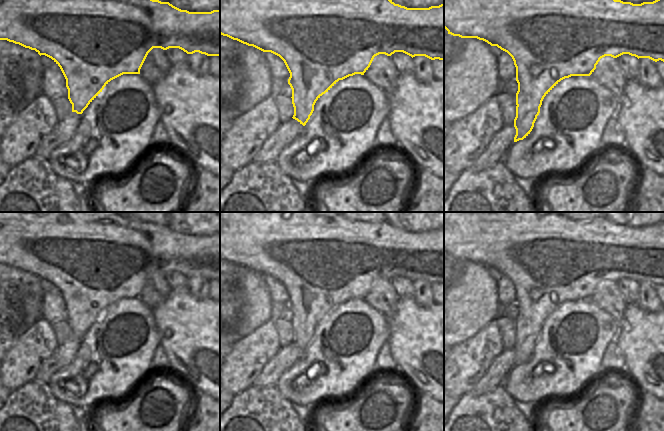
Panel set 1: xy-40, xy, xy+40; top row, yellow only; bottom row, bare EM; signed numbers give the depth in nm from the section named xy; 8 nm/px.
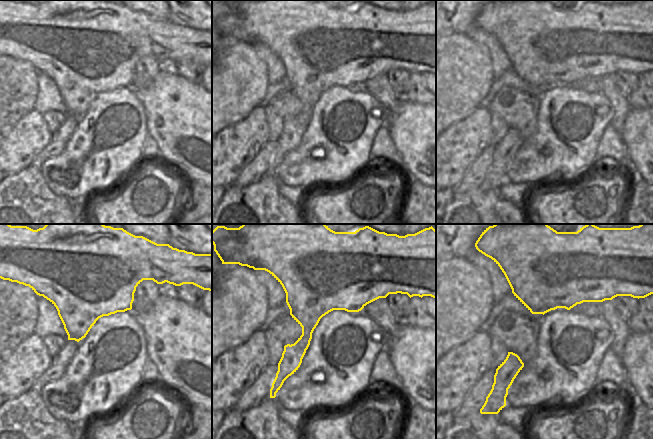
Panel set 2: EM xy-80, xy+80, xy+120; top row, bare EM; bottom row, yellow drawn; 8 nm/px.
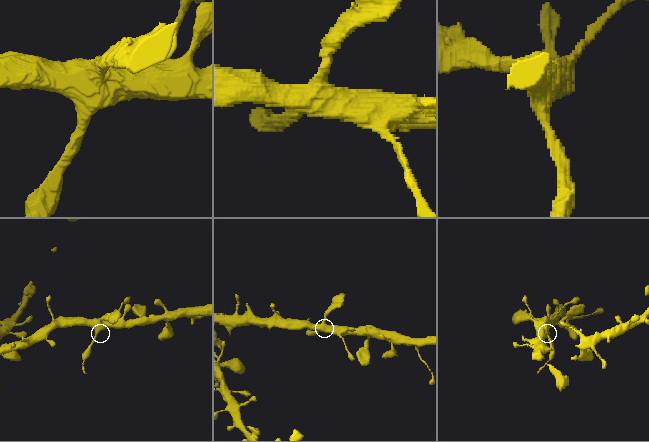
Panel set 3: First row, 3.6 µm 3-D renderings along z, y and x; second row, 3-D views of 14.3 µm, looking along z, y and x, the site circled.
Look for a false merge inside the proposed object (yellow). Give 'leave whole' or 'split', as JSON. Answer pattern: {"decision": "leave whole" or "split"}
{"decision": "split"}

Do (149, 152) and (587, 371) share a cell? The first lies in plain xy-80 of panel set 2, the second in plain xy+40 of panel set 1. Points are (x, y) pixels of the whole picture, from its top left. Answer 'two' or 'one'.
two

